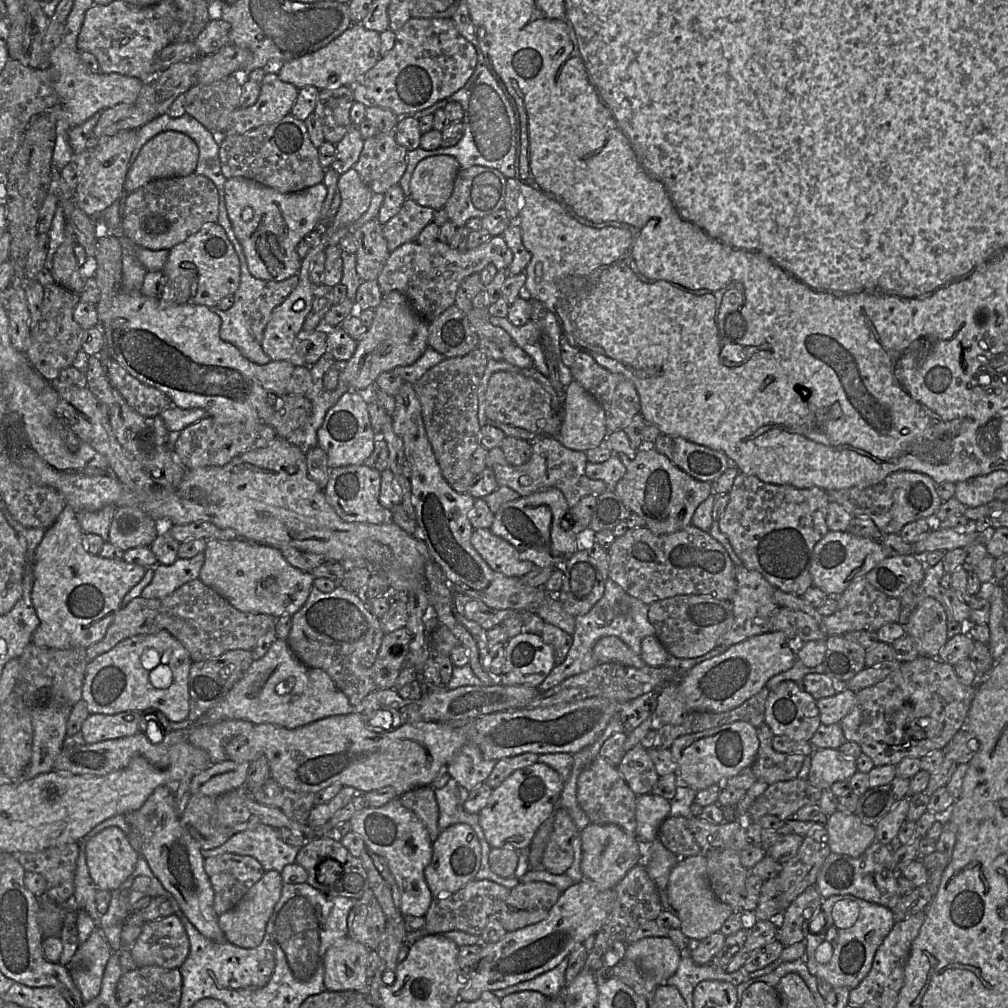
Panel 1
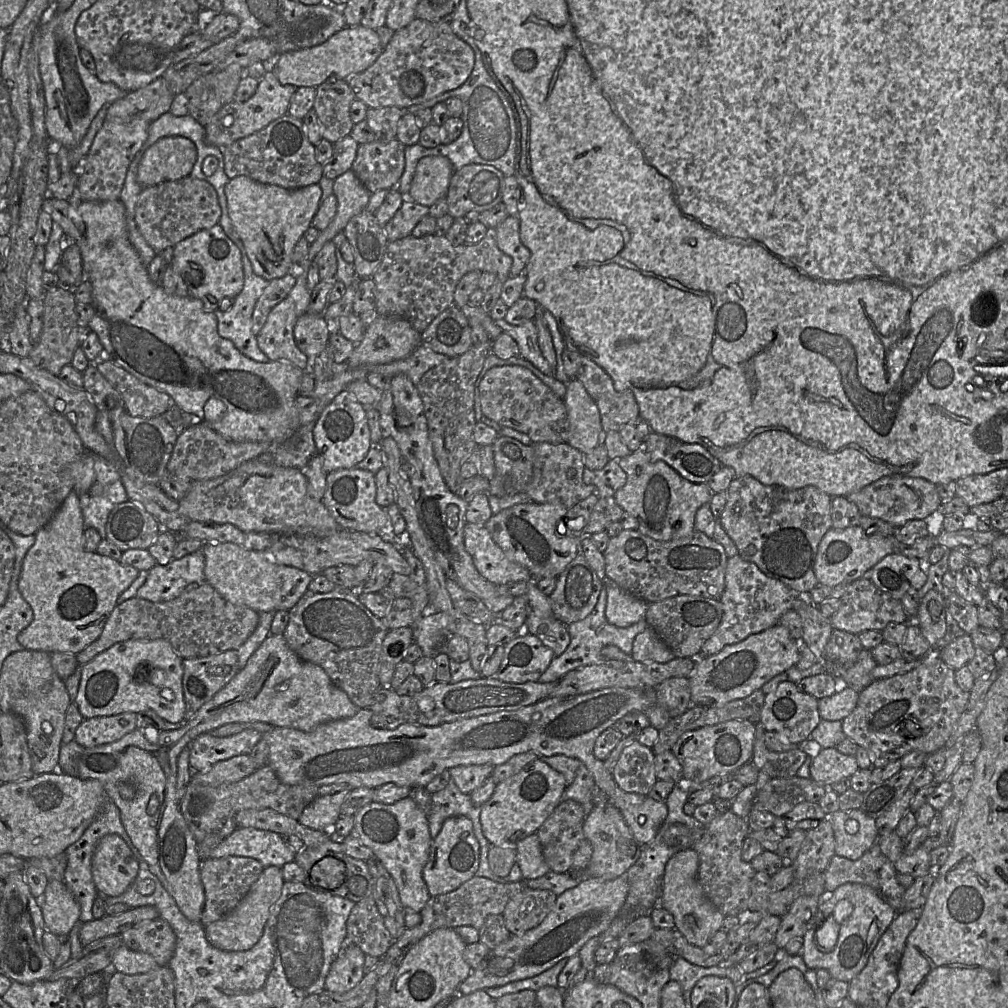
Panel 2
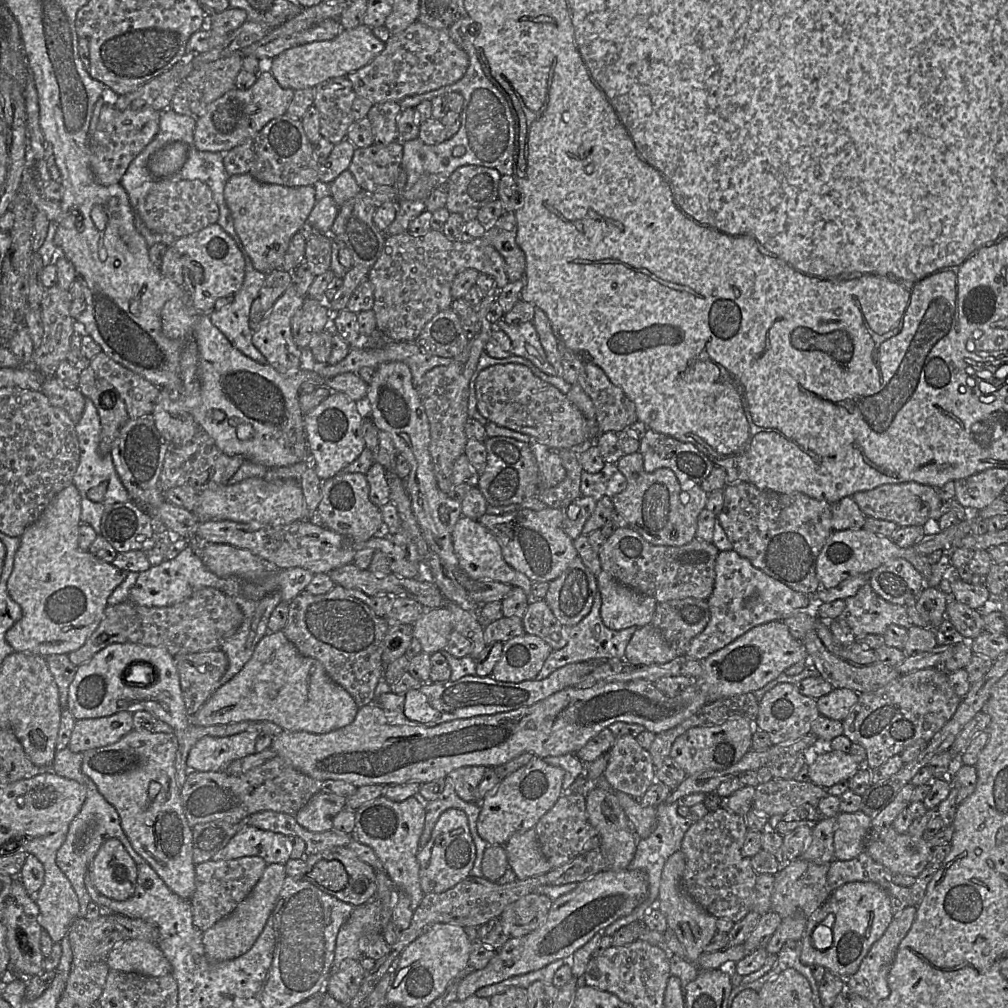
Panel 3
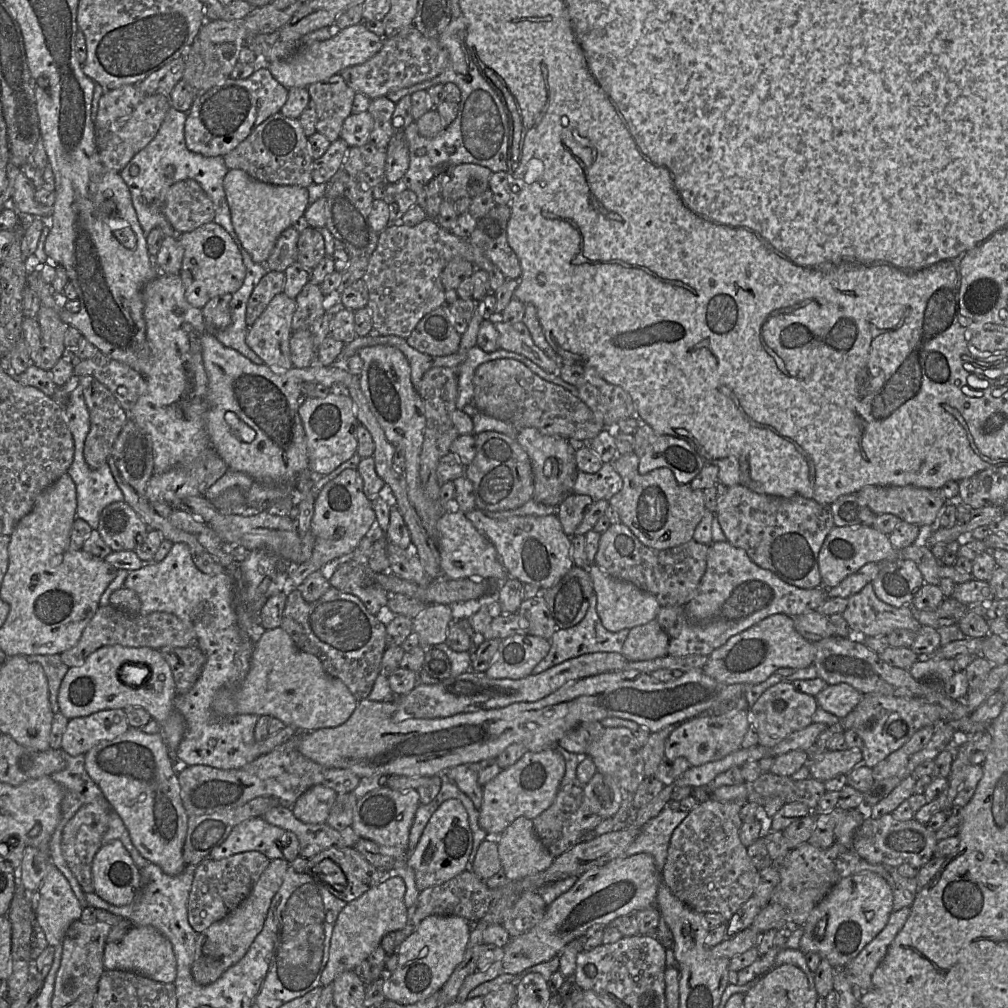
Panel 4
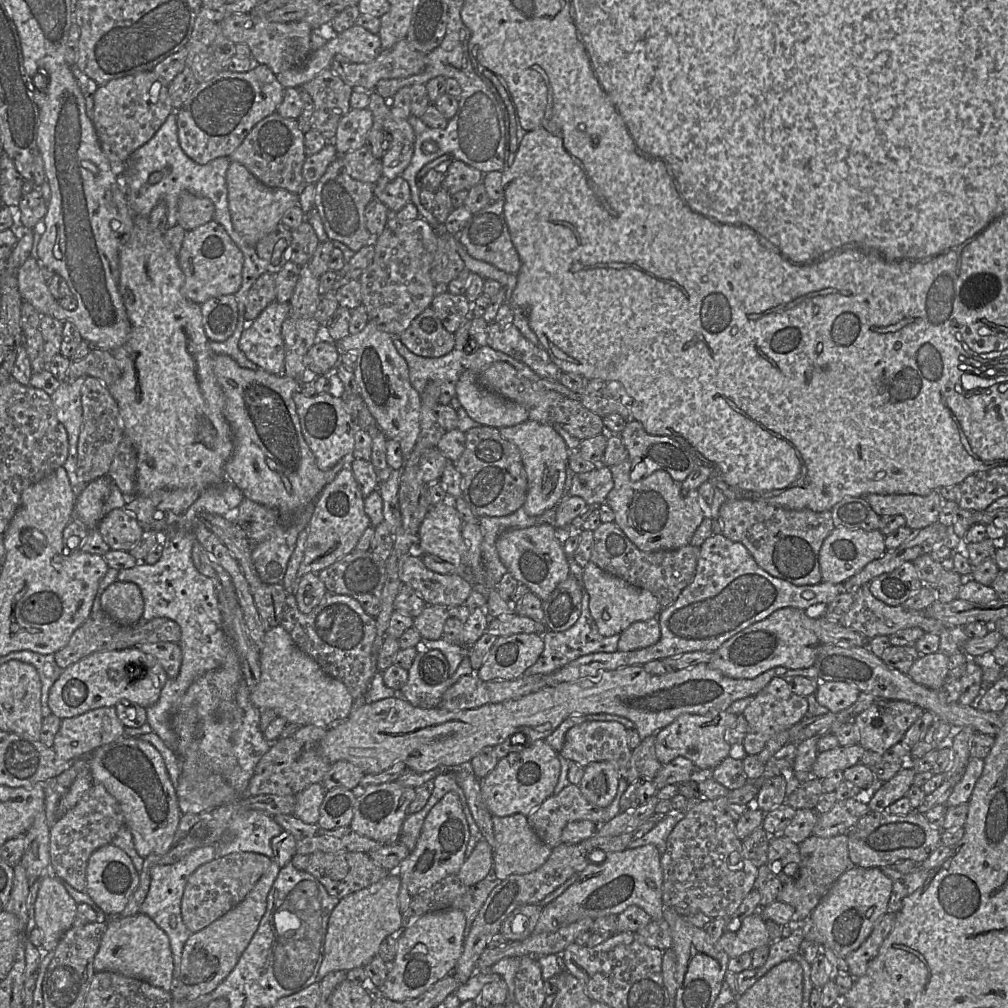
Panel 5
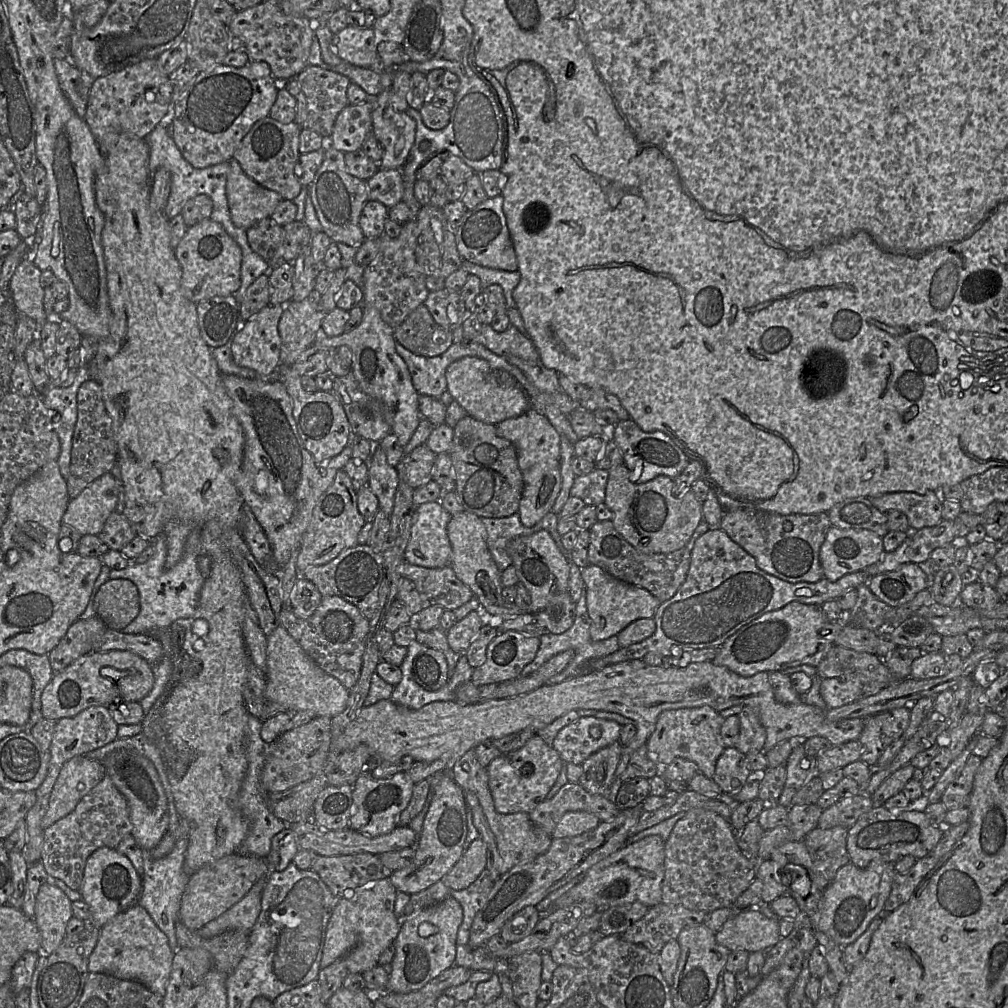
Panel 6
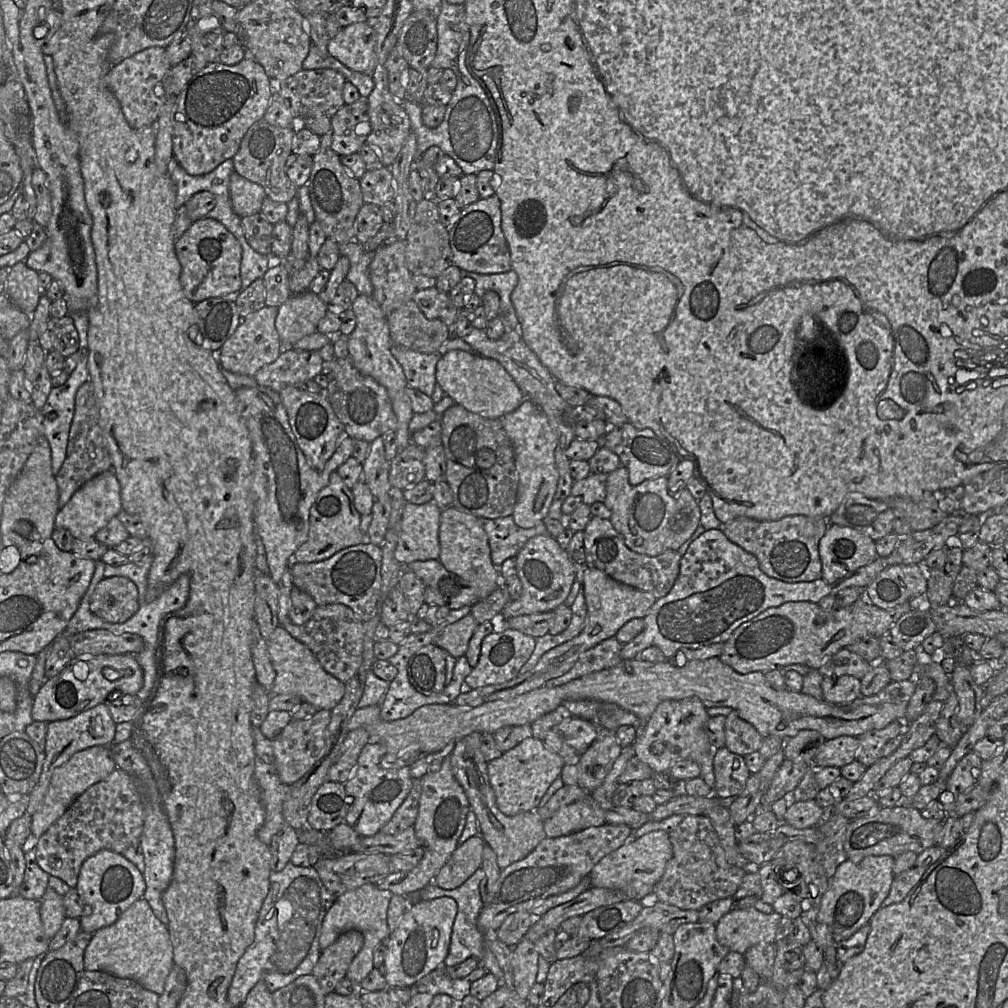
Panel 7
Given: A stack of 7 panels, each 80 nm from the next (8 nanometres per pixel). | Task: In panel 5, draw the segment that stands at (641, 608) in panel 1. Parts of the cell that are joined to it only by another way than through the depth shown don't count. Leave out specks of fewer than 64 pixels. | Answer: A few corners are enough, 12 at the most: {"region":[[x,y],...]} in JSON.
{"region":[[583,590],[581,614],[563,632],[546,631],[525,676],[553,672],[590,653],[615,652],[620,634],[599,633]]}

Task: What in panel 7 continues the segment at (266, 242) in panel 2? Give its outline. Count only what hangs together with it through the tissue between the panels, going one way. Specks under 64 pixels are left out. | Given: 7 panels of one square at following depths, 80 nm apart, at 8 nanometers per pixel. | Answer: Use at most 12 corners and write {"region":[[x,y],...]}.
{"region":[[235,171],[229,194],[240,218],[260,213],[263,187]]}

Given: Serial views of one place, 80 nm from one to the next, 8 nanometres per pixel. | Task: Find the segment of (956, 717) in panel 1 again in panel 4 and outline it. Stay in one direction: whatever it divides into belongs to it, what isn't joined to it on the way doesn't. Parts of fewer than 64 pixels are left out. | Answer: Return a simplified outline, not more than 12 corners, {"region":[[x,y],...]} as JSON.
{"region":[[863,695],[842,719],[873,768],[940,720],[924,697]]}

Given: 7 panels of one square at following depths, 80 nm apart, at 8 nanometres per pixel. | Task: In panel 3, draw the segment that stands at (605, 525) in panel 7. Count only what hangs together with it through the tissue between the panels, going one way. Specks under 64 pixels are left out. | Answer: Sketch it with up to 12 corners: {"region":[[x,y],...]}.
{"region":[[618,527],[602,570],[657,602],[707,600],[719,549]]}

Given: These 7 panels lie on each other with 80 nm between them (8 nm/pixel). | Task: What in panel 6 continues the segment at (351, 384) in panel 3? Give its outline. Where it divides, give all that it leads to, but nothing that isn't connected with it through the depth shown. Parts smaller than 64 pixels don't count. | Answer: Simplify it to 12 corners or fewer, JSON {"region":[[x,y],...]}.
{"region":[[221,375],[237,487],[285,566],[352,458],[317,465],[280,379]]}

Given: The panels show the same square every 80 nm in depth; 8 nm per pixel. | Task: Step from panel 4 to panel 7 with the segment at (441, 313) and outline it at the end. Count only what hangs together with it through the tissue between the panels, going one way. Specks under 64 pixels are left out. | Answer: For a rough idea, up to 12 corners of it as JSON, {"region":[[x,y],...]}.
{"region":[[414,301],[387,317],[395,345],[436,352],[449,329]]}

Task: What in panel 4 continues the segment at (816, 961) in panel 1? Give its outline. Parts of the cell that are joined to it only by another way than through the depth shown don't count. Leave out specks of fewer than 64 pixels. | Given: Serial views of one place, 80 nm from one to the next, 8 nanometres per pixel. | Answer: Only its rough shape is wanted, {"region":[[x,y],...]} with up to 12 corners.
{"region":[[872,871],[841,878],[813,908],[800,950],[846,967],[893,912]]}

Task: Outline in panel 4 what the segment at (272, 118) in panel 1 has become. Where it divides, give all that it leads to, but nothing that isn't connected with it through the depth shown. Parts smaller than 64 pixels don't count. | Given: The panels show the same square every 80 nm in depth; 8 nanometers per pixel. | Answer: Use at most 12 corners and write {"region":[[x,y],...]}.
{"region":[[267,68],[198,95],[186,147],[224,157],[289,89]]}

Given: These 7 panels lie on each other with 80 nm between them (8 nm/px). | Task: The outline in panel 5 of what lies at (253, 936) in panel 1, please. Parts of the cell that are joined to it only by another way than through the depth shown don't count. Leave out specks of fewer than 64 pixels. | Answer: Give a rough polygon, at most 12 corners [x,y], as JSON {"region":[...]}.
{"region":[[272,861],[246,898],[184,945],[173,1000],[211,993],[267,908]]}

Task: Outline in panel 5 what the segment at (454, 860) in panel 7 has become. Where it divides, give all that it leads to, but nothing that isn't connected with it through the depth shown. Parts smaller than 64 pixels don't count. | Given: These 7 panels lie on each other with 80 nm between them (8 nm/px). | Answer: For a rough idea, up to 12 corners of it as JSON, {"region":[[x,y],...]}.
{"region":[[477,842],[457,876],[472,887],[493,868],[493,849]]}

